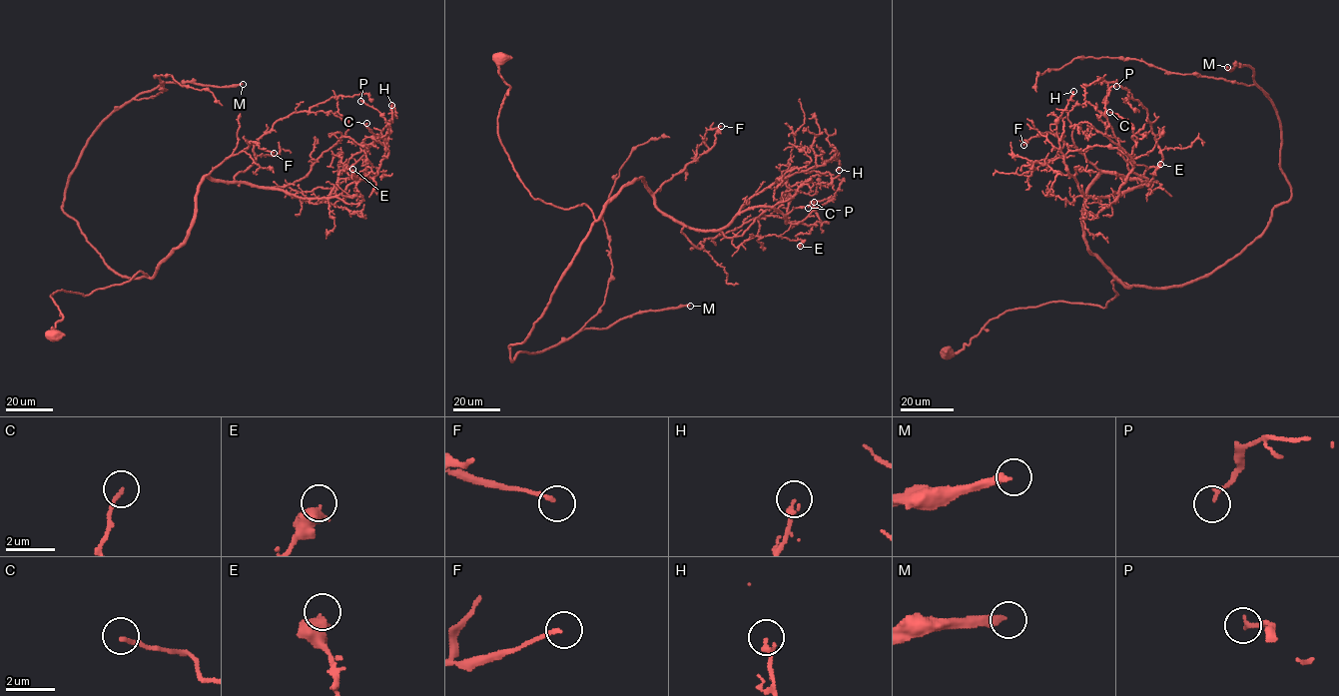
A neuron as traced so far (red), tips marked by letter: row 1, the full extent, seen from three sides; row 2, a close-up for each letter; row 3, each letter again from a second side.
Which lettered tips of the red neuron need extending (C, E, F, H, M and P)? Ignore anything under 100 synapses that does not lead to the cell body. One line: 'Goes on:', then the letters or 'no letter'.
Goes on: M

